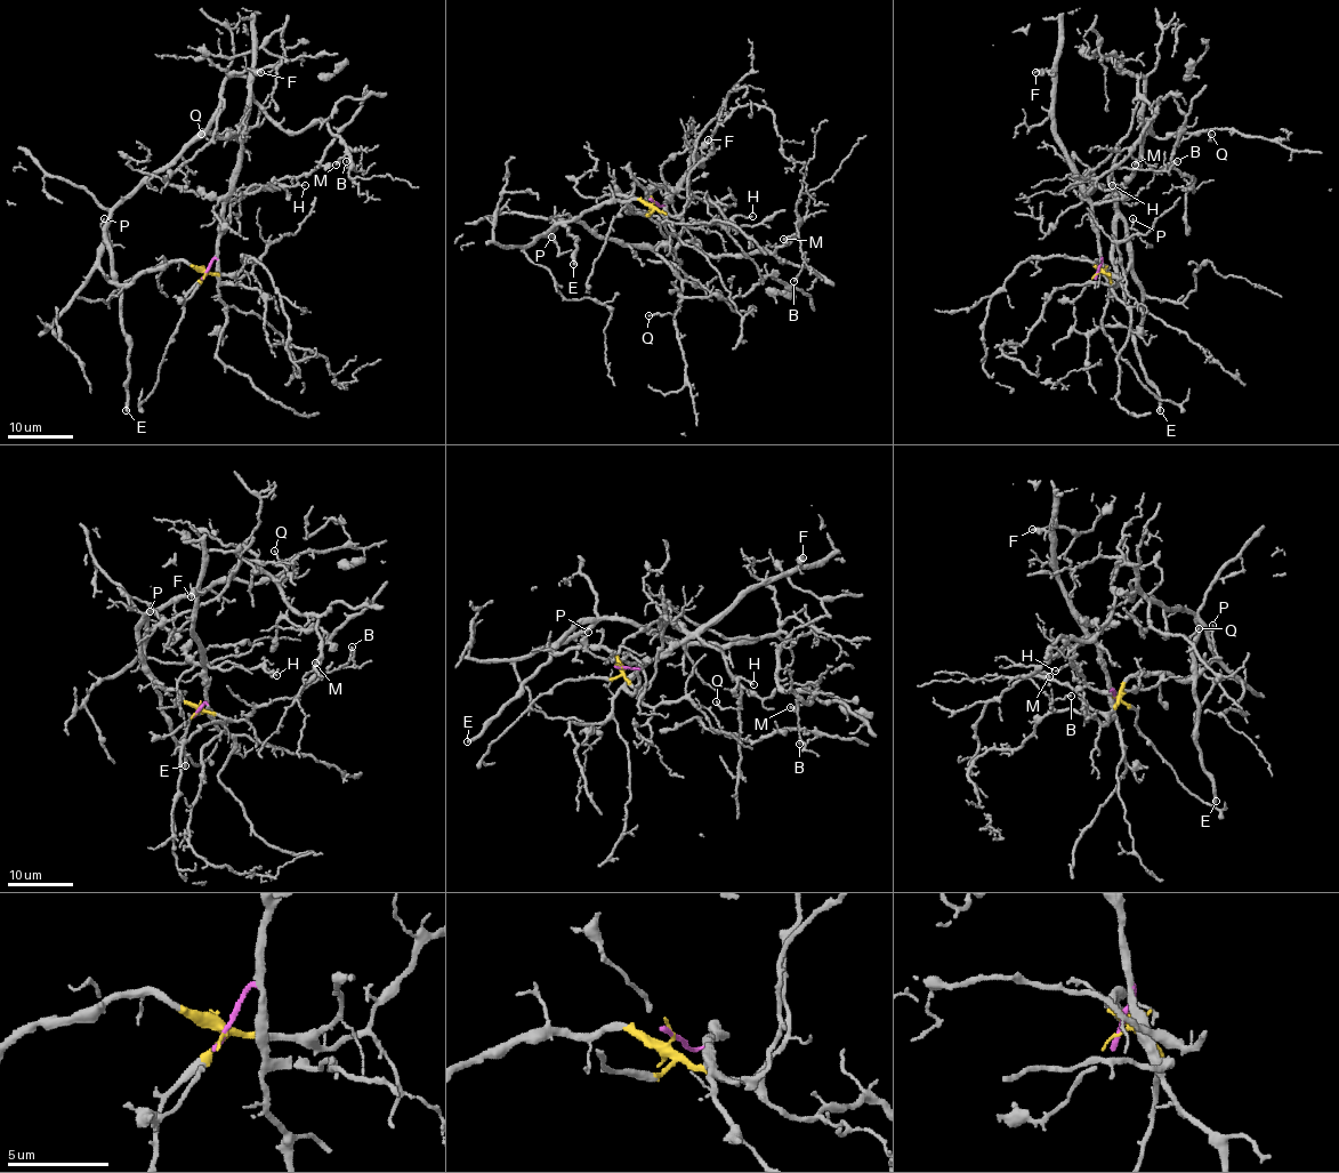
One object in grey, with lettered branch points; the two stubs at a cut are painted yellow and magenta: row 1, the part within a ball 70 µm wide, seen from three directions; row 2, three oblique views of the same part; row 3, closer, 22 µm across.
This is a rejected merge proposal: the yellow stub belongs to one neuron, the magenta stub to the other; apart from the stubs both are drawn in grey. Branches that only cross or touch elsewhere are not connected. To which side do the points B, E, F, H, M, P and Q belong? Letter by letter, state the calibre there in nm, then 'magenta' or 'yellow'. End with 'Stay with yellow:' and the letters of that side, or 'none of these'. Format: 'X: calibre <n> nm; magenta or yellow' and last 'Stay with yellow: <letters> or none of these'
B: calibre 130 nm; yellow
E: calibre 320 nm; yellow
F: calibre 360 nm; magenta
H: calibre 120 nm; magenta
M: calibre 190 nm; yellow
P: calibre 100 nm; yellow
Q: calibre 120 nm; yellow
Stay with yellow: B, E, M, P, Q

